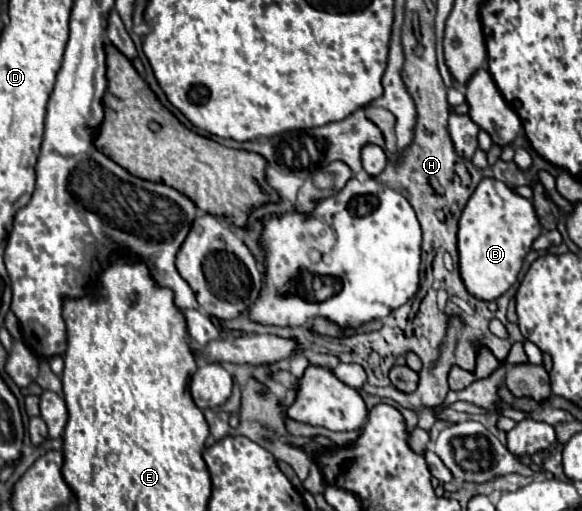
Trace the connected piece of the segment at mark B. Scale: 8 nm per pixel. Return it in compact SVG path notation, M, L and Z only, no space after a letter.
M483 178L463 208L457 232L459 274L467 292L479 300L495 300L505 294L515 284L523 266L523 256L527 256L539 234L541 224L533 204L517 196L503 182Z

